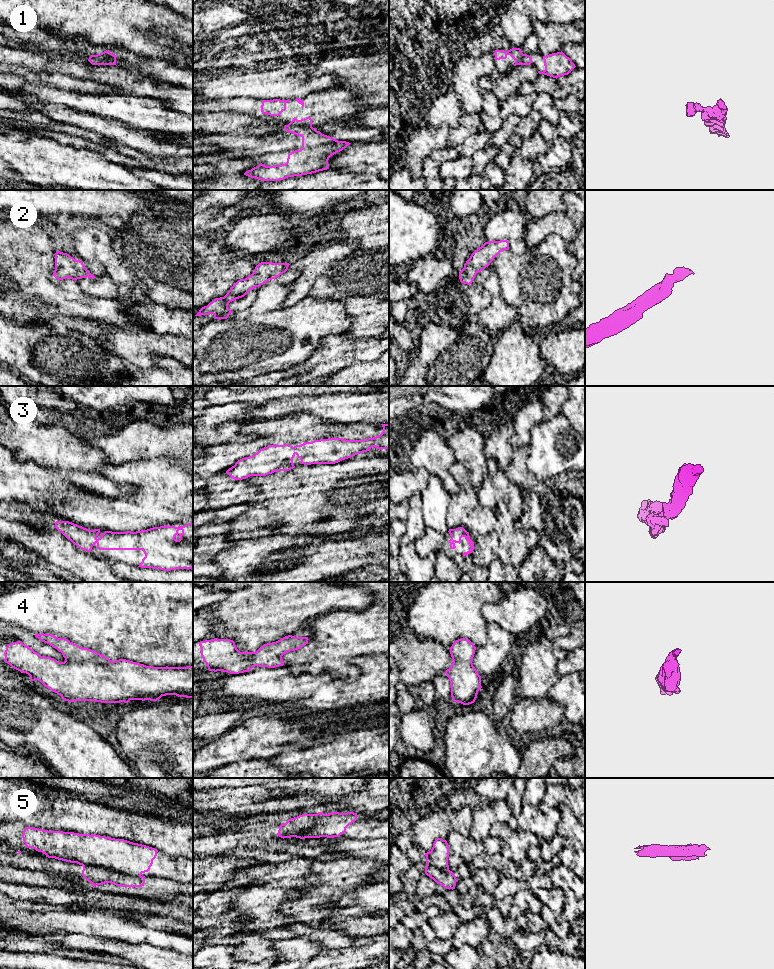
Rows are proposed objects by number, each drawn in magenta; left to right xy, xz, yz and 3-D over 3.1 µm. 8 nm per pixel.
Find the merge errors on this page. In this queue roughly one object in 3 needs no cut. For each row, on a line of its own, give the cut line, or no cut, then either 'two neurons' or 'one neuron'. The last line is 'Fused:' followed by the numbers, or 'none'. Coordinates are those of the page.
1: cut xz (290, 122), (296, 125), (308, 125), (311, 127); two neurons
2: cut none; one neuron
3: cut none; one neuron
4: cut none; one neuron
5: cut xy (83, 865), (110, 867), (121, 872), (140, 876); two neurons
Fused: 1, 5

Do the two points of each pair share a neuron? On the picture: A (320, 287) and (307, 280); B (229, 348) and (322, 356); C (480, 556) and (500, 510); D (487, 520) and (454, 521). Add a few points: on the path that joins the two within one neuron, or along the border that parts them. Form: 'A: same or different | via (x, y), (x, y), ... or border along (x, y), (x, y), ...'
A: different | border along (331, 268), (328, 268), (315, 281), (307, 295)
B: different | border along (326, 337), (322, 344), (306, 359), (290, 366)
C: same | via (488, 545), (501, 532), (501, 521)
D: same | via (479, 520), (462, 520)

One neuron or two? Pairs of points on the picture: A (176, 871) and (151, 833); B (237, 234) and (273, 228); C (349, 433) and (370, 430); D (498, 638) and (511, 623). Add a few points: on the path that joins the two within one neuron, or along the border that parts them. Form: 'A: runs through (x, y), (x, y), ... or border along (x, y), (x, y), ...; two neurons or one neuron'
A: border along (158, 850), (169, 856), (182, 857); two neurons
B: runs through (246, 234), (264, 231); one neuron
C: runs through (354, 431), (365, 430); one neuron
D: border along (487, 623), (497, 623), (515, 636); two neurons

